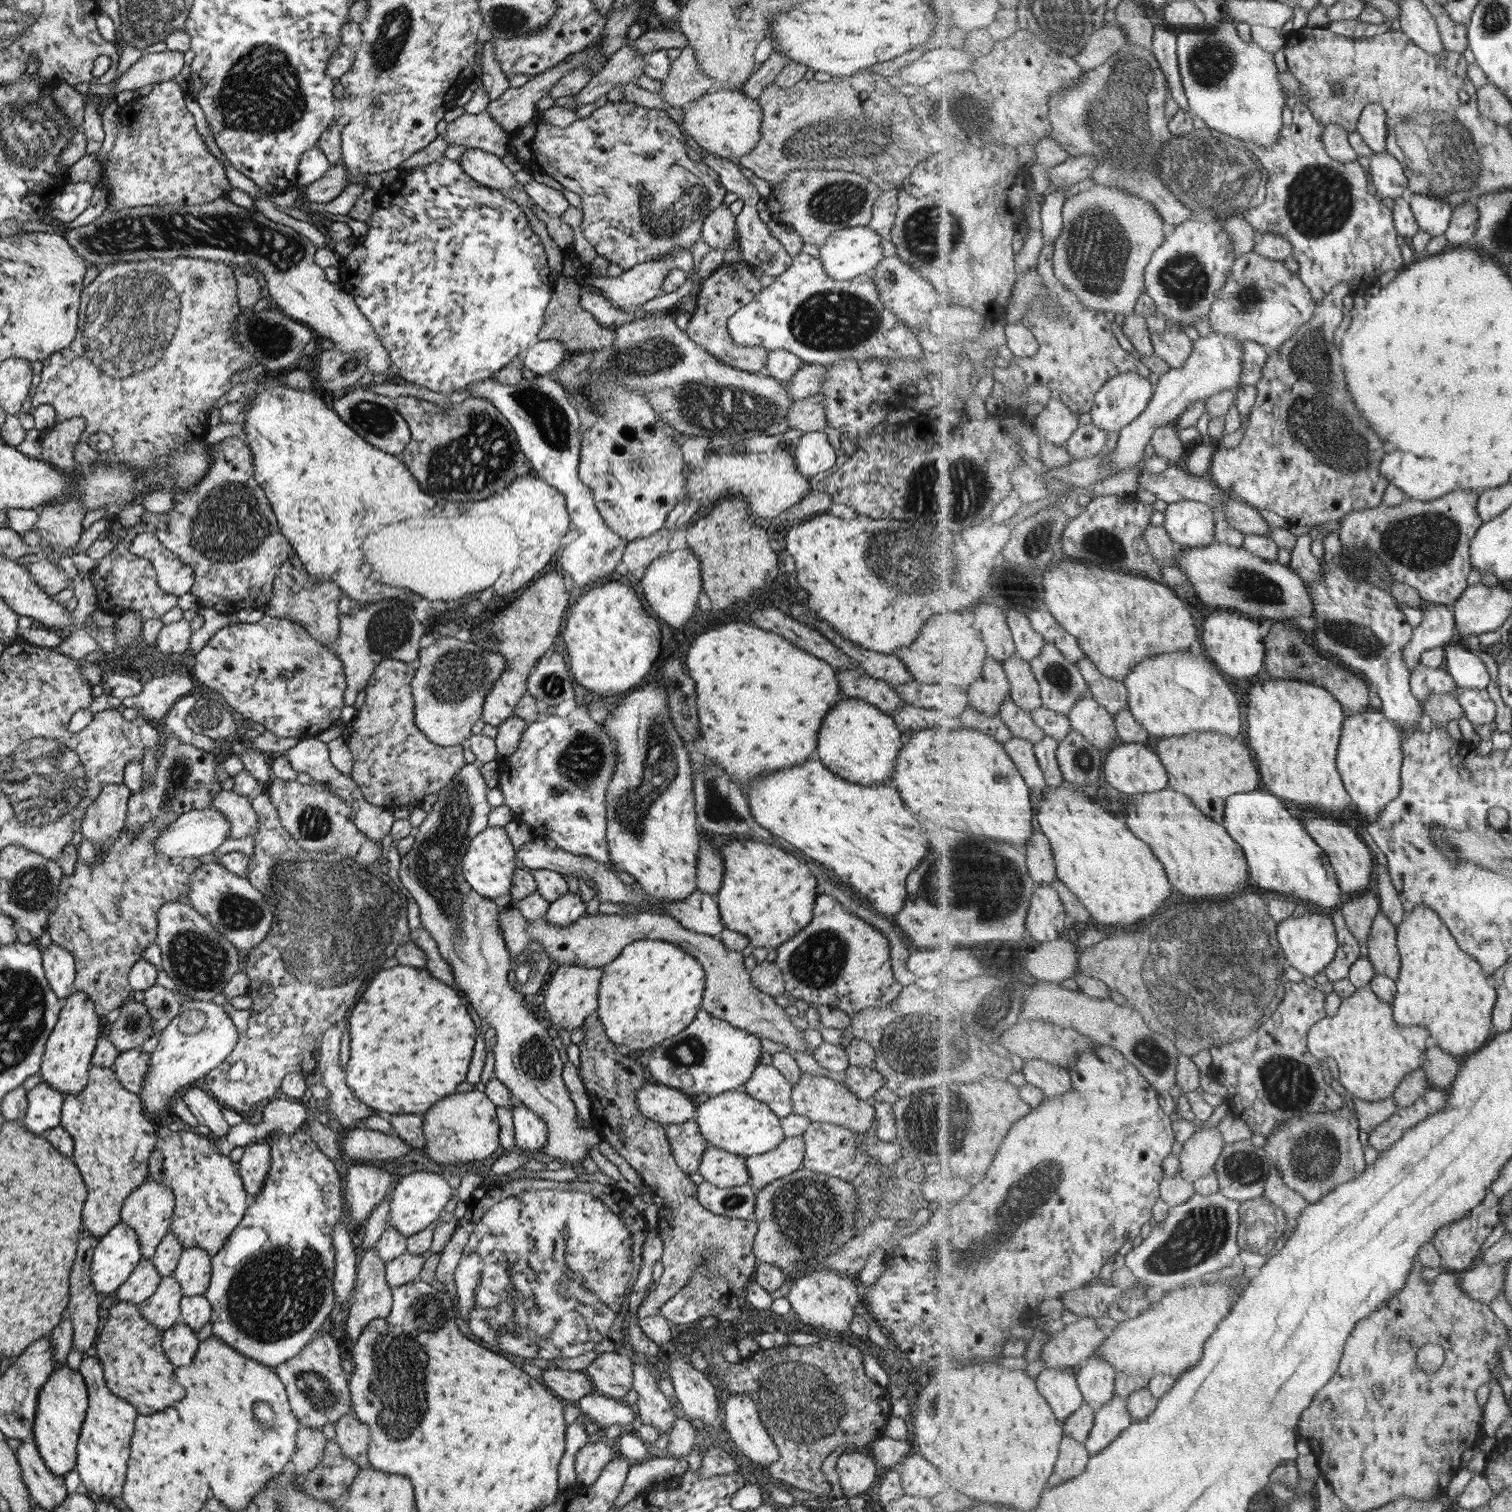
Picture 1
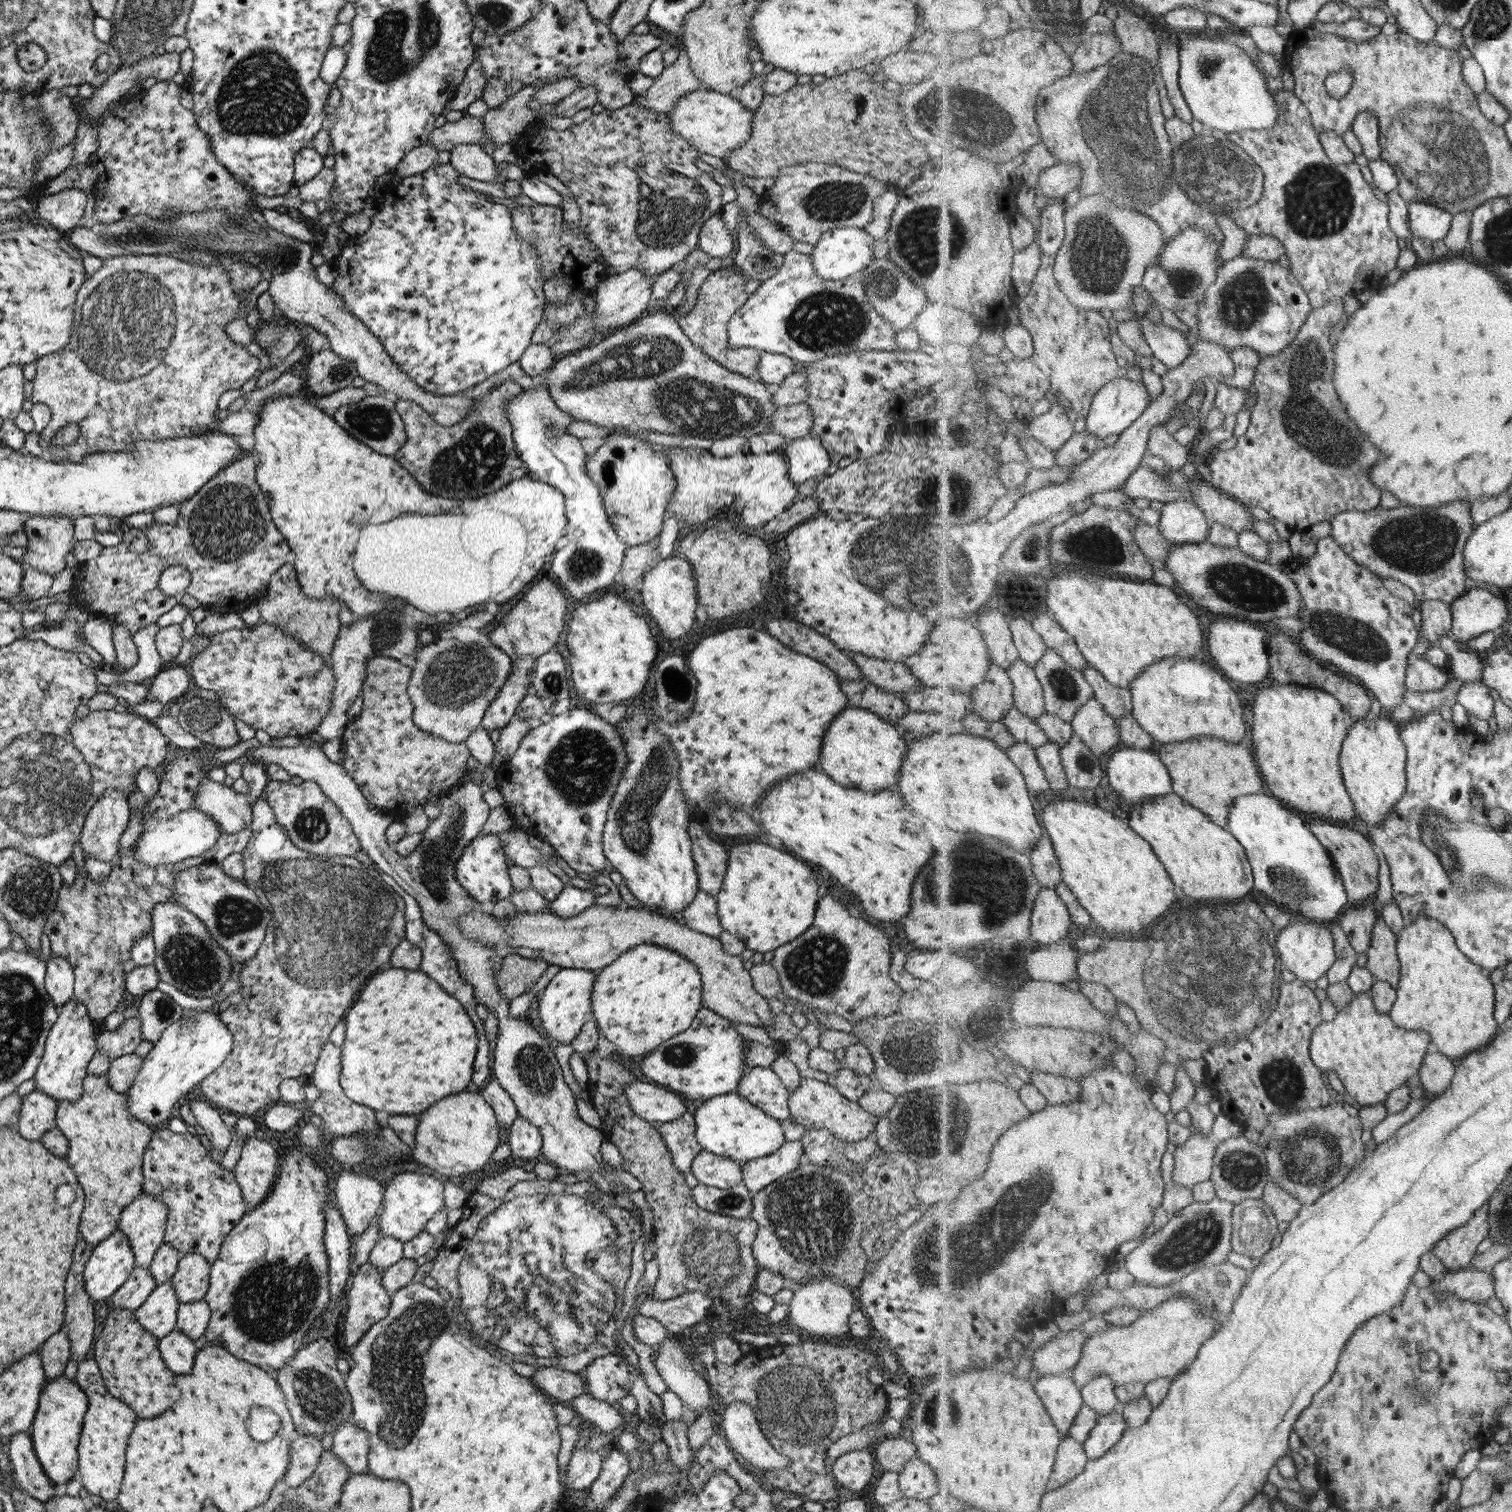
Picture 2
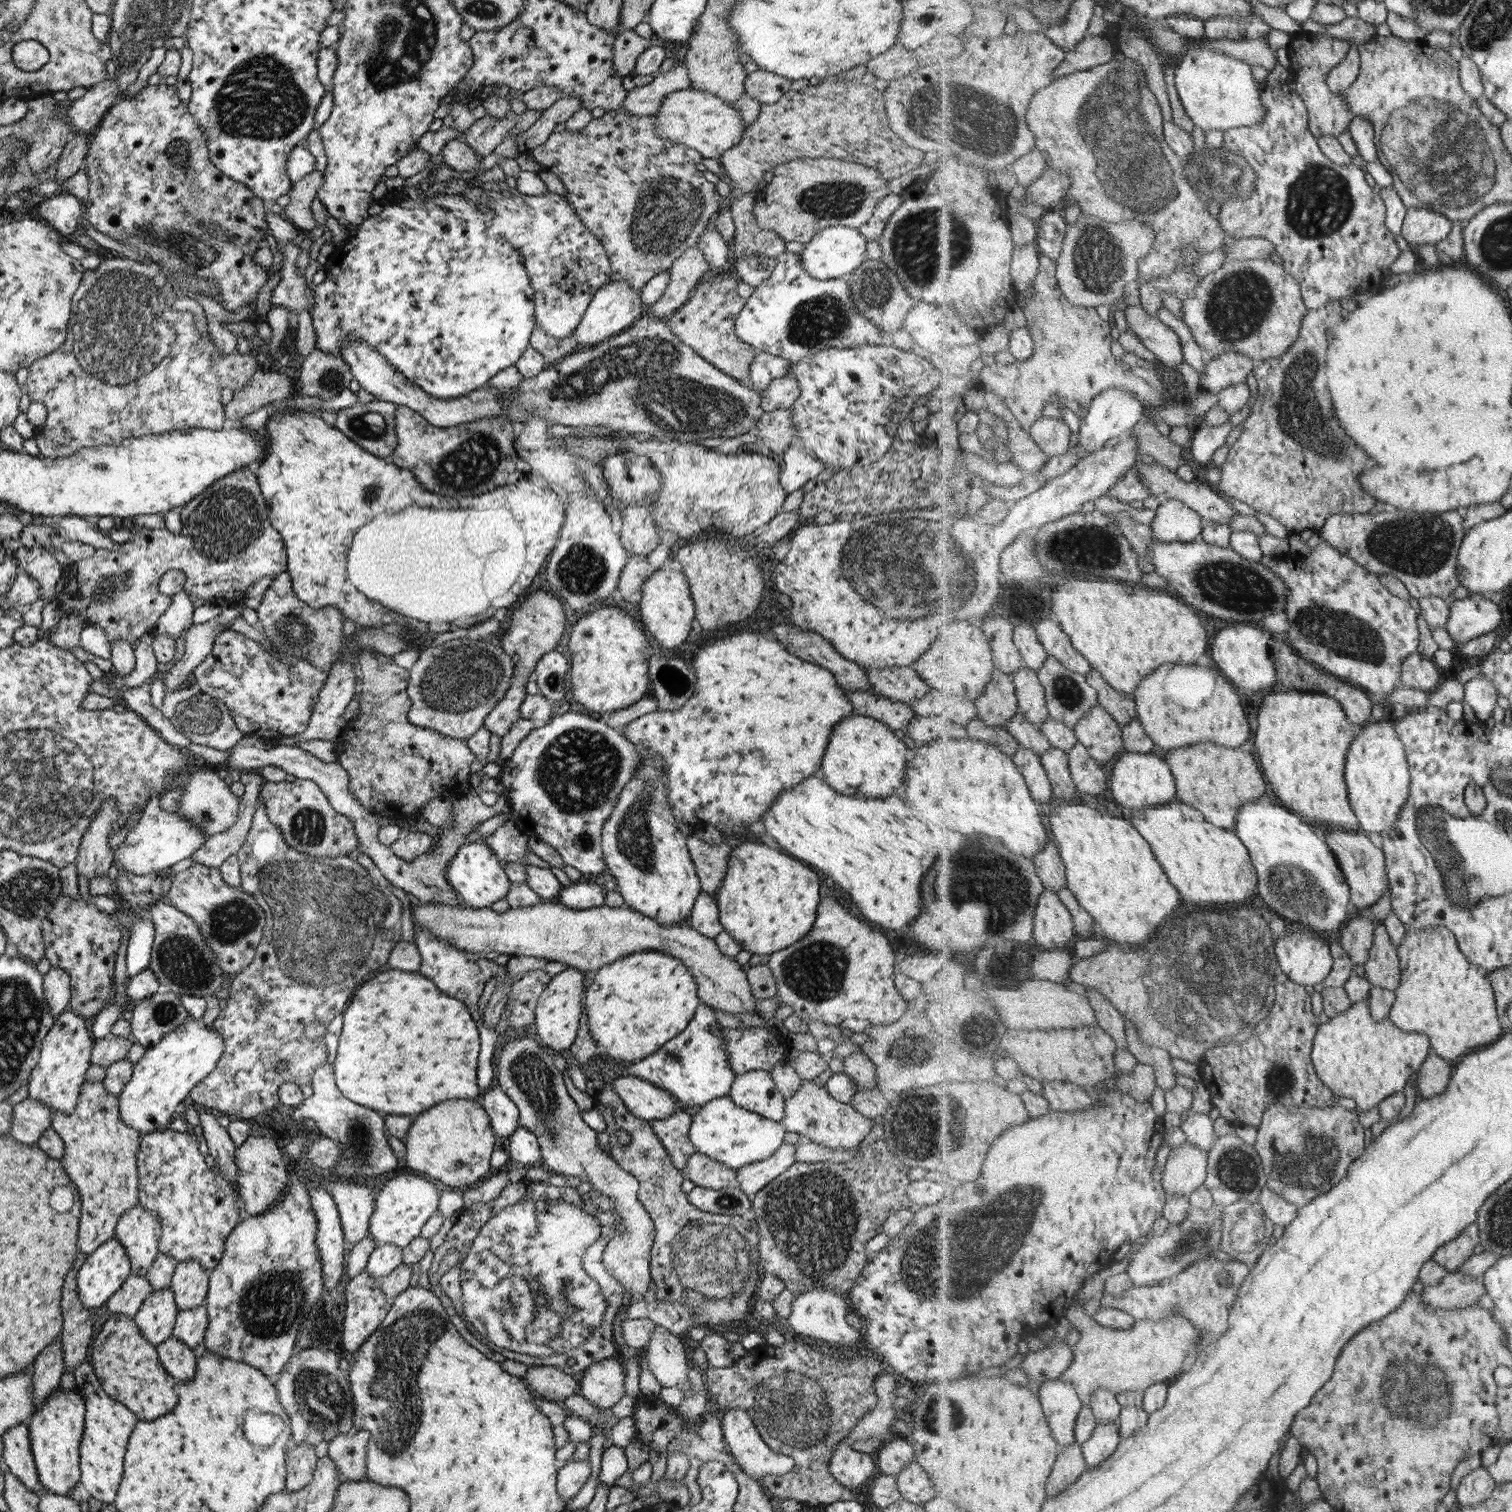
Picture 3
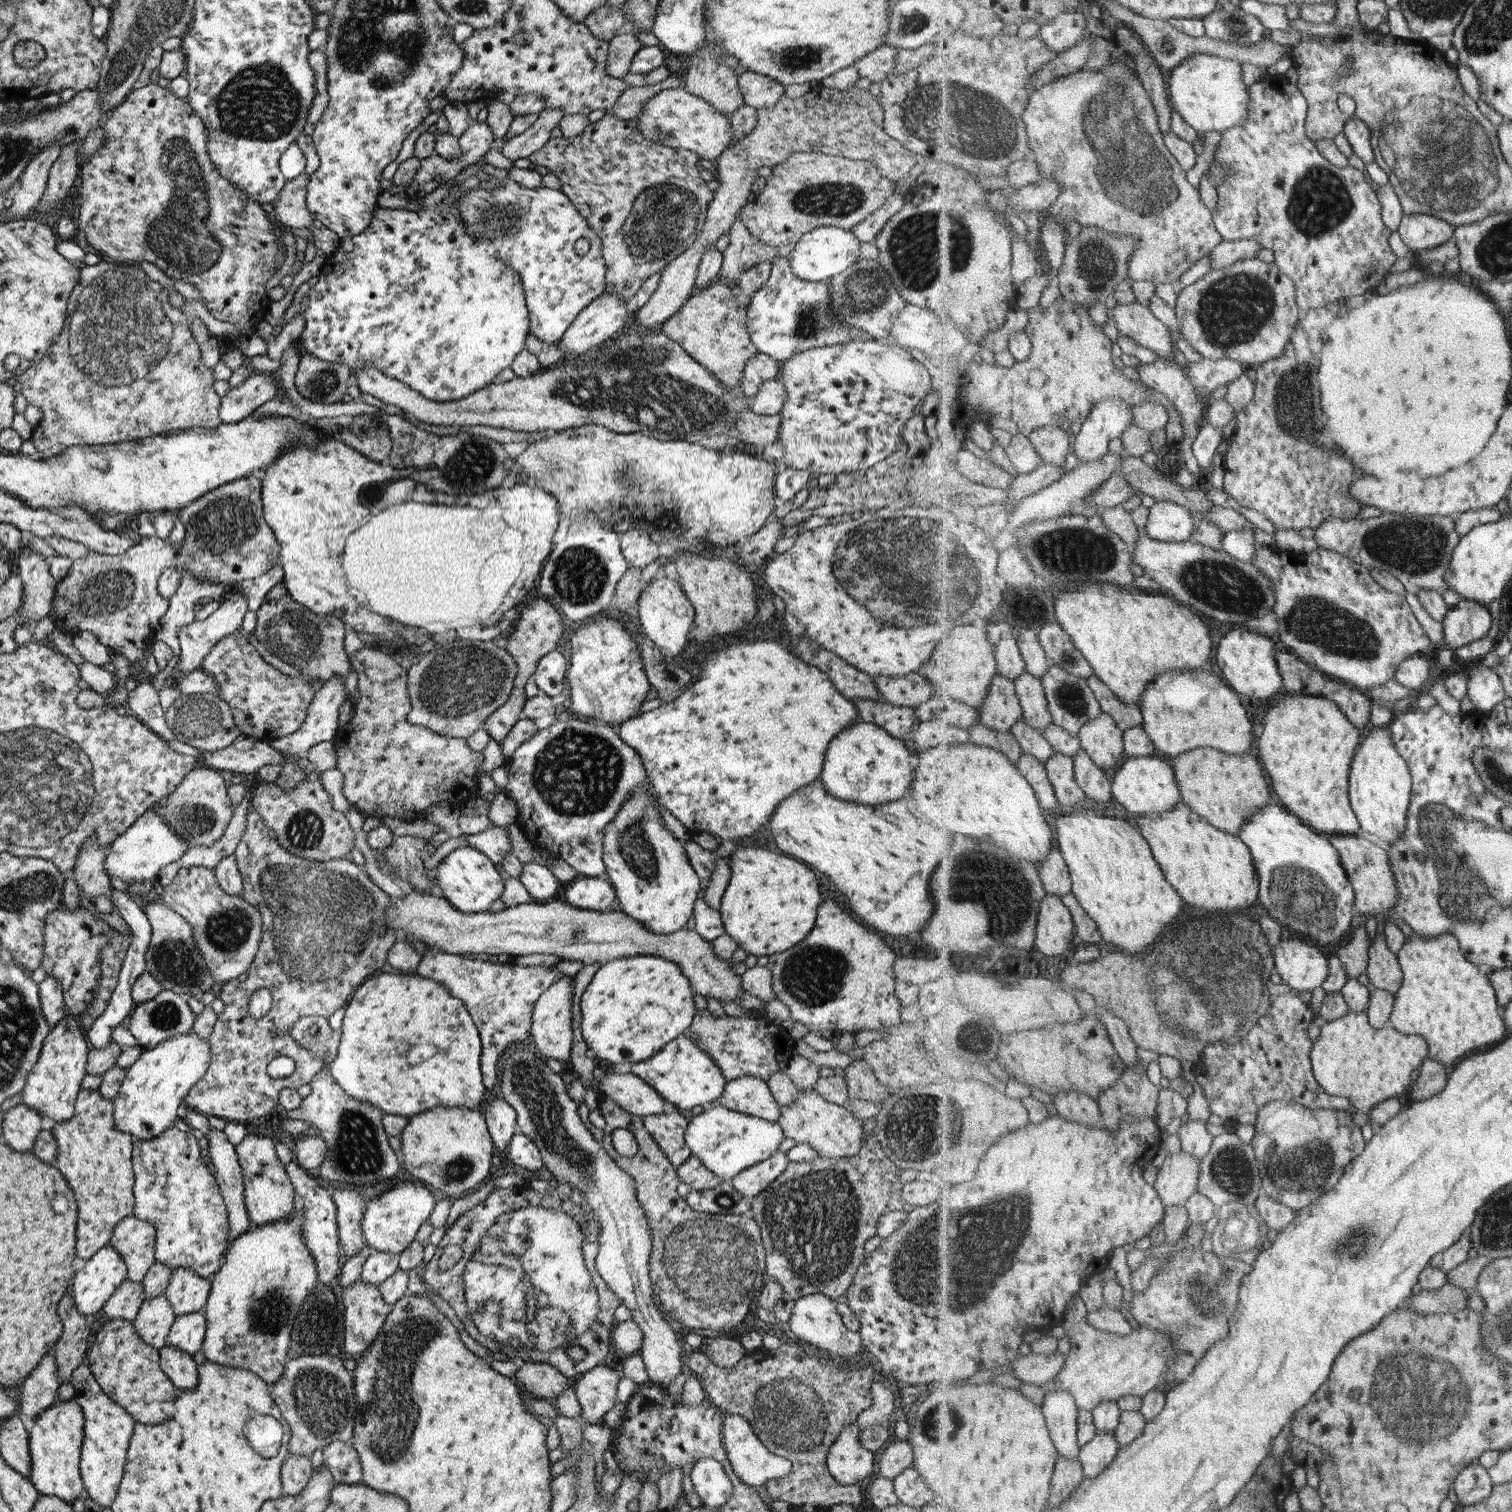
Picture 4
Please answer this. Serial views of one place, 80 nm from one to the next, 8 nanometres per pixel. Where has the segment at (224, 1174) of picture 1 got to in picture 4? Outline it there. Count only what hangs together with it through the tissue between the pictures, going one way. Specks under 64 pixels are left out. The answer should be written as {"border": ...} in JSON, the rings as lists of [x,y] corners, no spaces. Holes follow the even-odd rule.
{"border":[[[174,1126],[169,1129],[160,1132],[157,1138],[151,1138],[151,1140],[135,1140],[133,1147],[131,1147],[131,1162],[134,1174],[134,1183],[132,1186],[134,1207],[132,1214],[141,1220],[150,1222],[155,1228],[155,1240],[154,1240],[154,1260],[168,1266],[173,1272],[176,1268],[193,1269],[199,1276],[203,1278],[209,1277],[214,1273],[219,1265],[222,1264],[222,1252],[226,1248],[226,1238],[229,1232],[229,1223],[227,1220],[227,1211],[223,1197],[221,1196],[218,1184],[215,1182],[215,1177],[207,1170],[206,1164],[202,1159],[203,1151],[200,1150],[197,1140],[194,1138],[190,1131],[179,1131]]]}

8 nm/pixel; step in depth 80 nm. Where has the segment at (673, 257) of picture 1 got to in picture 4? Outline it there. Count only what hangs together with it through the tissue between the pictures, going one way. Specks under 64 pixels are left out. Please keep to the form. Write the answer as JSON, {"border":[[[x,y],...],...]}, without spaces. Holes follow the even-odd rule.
{"border":[[[601,293],[595,297],[579,314],[575,320],[567,327],[563,337],[559,342],[555,343],[560,346],[564,352],[564,358],[576,357],[583,354],[587,350],[593,349],[595,346],[603,343],[605,339],[613,337],[617,330],[622,328],[628,322],[633,314],[631,314],[628,301],[622,299],[617,293]]]}

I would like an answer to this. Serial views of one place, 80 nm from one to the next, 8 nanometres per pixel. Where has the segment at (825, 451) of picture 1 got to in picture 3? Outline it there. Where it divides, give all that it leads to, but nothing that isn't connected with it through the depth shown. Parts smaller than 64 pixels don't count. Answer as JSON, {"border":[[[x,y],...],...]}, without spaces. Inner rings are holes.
{"border":[[[793,442],[783,451],[780,462],[778,479],[786,496],[801,488],[807,480],[815,478],[824,468],[819,459],[808,455],[801,444]]]}

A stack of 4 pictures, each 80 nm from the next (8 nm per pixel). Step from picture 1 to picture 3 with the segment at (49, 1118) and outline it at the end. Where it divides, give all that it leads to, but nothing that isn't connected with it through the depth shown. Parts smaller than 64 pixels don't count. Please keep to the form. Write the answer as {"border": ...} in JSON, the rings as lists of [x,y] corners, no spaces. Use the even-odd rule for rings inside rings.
{"border":[[[25,1097],[12,1106],[11,1124],[7,1134],[19,1144],[35,1145],[41,1133],[50,1126],[50,1111],[45,1103]]]}

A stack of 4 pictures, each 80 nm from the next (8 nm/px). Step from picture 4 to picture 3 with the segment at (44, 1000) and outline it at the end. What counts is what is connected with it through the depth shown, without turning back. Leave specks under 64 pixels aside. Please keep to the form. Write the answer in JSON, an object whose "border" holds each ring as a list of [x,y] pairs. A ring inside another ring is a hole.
{"border":[[[50,967],[42,975],[42,993],[51,1018],[56,1019],[61,1012],[68,1009],[70,997],[69,975],[57,967]]]}

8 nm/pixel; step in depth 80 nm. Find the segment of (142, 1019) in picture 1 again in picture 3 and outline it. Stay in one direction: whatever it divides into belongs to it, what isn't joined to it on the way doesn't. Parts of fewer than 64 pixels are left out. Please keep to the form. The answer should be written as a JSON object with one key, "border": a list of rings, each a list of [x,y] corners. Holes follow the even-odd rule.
{"border":[[[109,1033],[101,1040],[94,1041],[91,1048],[90,1065],[106,1069],[109,1064],[123,1059],[134,1043],[132,1036],[118,1038]]]}

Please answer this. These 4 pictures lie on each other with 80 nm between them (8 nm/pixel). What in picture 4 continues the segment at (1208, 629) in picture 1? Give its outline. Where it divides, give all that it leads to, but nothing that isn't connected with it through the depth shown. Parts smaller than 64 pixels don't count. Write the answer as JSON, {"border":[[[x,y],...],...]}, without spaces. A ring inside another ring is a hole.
{"border":[[[1235,628],[1233,632],[1225,634],[1216,648],[1217,665],[1225,672],[1223,676],[1227,682],[1240,694],[1246,695],[1247,700],[1263,700],[1263,706],[1271,699],[1279,696],[1279,690],[1284,687],[1283,676],[1279,671],[1276,657],[1276,638],[1261,636],[1251,632],[1249,628]]]}

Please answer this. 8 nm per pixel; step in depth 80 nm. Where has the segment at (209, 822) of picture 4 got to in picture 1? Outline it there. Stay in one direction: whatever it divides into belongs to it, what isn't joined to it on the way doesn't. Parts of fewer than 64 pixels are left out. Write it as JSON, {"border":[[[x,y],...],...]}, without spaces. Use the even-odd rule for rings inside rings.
{"border":[[[220,790],[212,796],[209,808],[227,818],[231,838],[243,838],[256,833],[258,822],[250,806],[250,797],[235,794],[232,790]]]}

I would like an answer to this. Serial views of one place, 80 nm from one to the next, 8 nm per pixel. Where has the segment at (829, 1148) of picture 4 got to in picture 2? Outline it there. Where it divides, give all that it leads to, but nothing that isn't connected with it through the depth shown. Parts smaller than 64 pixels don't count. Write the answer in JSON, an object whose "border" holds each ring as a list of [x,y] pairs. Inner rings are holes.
{"border":[[[813,1078],[801,1079],[799,1086],[789,1093],[787,1104],[789,1119],[802,1124],[805,1130],[828,1130],[836,1139],[845,1142],[845,1144],[864,1139],[869,1132],[874,1130],[876,1125],[876,1116],[873,1113],[839,1094],[833,1086],[813,1080]]]}

